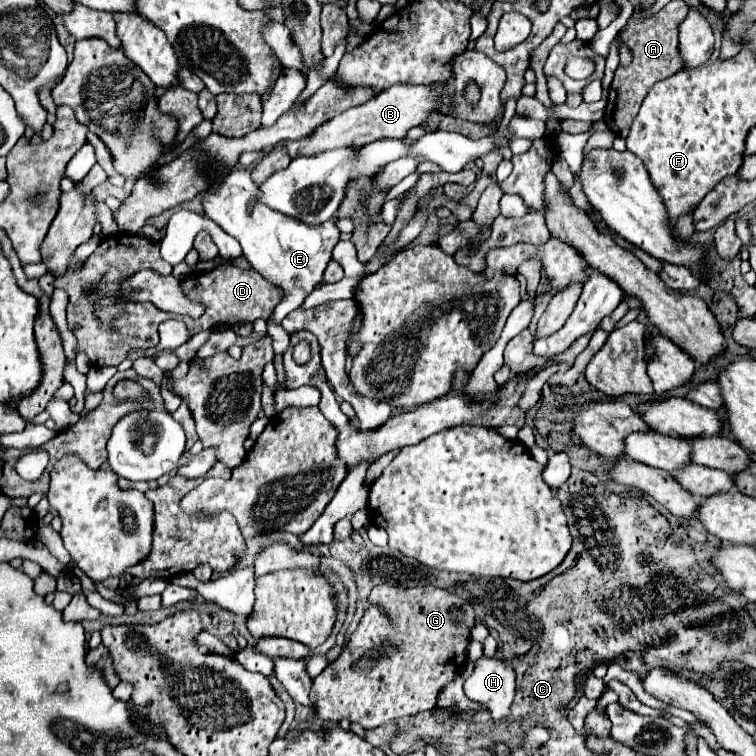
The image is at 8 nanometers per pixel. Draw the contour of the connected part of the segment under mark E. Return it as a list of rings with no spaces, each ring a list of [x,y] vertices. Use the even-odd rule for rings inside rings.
[[[251,167],[233,169],[219,177],[221,181],[211,191],[203,193],[203,205],[205,215],[241,243],[243,255],[247,257],[251,267],[267,281],[283,289],[283,297],[271,317],[275,323],[279,323],[285,315],[301,307],[305,297],[323,283],[323,271],[331,261],[333,247],[339,241],[339,229],[335,227],[335,219],[329,219],[321,225],[305,225],[303,221],[285,217],[283,213],[277,213],[263,203],[257,203],[253,207],[253,213],[249,213],[247,203],[257,195],[259,189],[251,179],[251,171]]]

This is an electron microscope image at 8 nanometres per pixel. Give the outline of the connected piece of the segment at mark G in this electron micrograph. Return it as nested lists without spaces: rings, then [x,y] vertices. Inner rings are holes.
[[[377,585],[371,591],[371,605],[365,611],[357,631],[345,645],[337,661],[333,661],[315,681],[311,689],[313,715],[317,719],[341,721],[347,717],[351,723],[359,723],[365,729],[375,729],[385,721],[413,715],[419,711],[431,711],[437,703],[439,689],[449,683],[457,673],[461,673],[461,661],[465,659],[465,649],[469,645],[469,629],[475,623],[473,607],[457,595],[437,587],[389,587]],[[377,605],[385,607],[387,615],[381,615]]]

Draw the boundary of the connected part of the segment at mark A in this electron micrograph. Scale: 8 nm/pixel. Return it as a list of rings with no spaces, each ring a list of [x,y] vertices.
[[[671,1],[667,7],[663,7],[657,15],[645,21],[637,21],[635,17],[629,19],[627,27],[621,31],[621,41],[631,49],[631,63],[623,65],[615,71],[611,89],[609,89],[609,99],[607,99],[607,109],[605,109],[605,123],[617,137],[627,137],[631,121],[635,119],[641,101],[649,93],[649,89],[661,81],[671,77],[673,73],[681,71],[685,65],[681,65],[681,57],[677,53],[677,19],[685,17],[687,5],[685,1]]]

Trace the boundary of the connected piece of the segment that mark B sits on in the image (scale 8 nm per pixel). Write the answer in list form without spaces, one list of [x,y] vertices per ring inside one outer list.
[[[431,83],[431,85],[393,85],[373,97],[371,101],[351,107],[331,121],[323,123],[321,127],[315,129],[311,137],[299,139],[299,141],[285,141],[283,147],[289,151],[291,157],[301,157],[301,155],[315,155],[323,153],[329,149],[337,147],[351,147],[351,145],[367,145],[373,143],[381,137],[397,137],[403,139],[409,129],[421,125],[433,111],[439,109],[439,99],[443,97],[443,87],[447,83]]]

